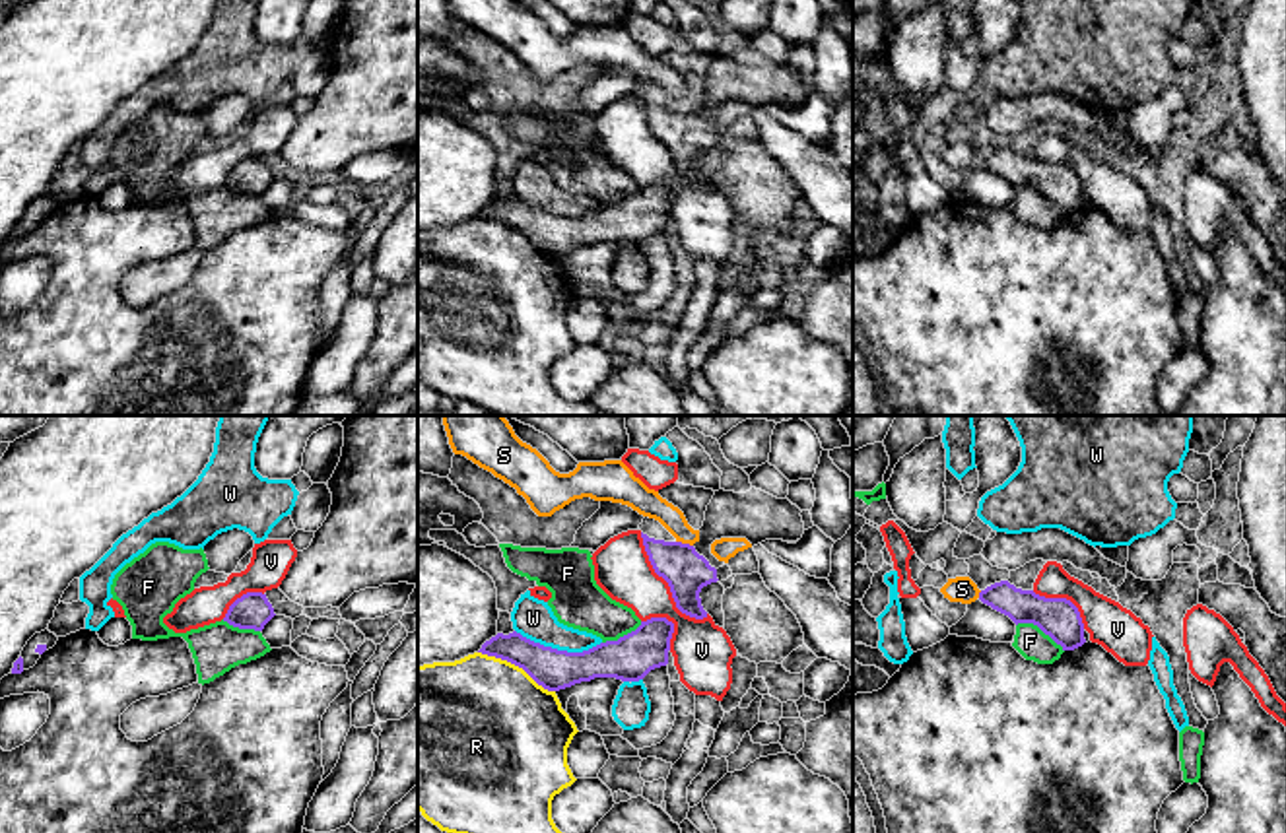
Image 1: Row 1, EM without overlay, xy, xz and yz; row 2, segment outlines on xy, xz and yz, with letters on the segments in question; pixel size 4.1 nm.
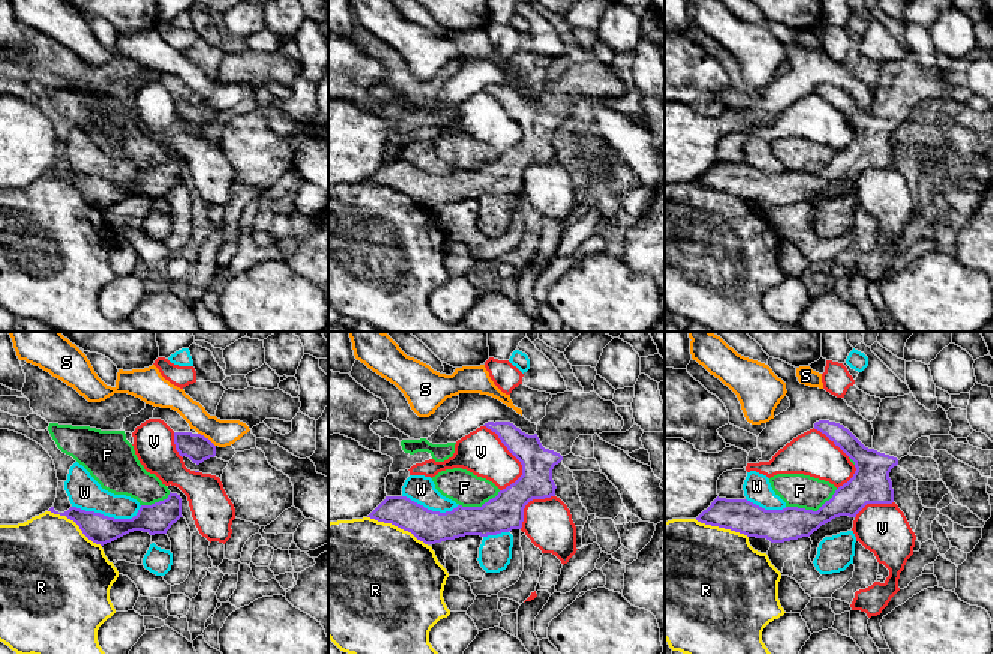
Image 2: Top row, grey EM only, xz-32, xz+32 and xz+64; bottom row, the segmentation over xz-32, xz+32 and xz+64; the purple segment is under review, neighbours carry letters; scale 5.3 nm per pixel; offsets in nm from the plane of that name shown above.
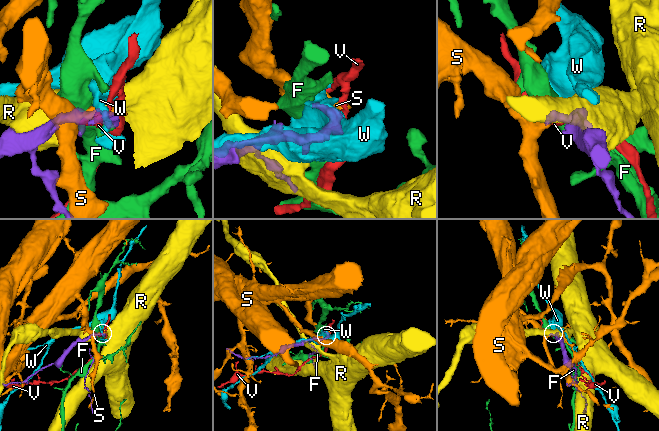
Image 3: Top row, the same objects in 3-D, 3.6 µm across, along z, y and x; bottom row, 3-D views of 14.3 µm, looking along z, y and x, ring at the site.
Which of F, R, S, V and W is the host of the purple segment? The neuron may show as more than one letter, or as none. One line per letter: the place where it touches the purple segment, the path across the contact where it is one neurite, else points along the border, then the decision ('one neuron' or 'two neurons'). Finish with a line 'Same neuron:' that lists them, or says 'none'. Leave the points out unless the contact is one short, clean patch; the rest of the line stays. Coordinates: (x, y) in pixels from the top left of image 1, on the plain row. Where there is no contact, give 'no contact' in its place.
F: yz (1042, 195) | two neurons
R: xz (517, 230) | two neurons
S: xz (684, 109) | two neurons
V: xz (669, 150) | two neurons
W: xz (556, 214) | two neurons
Same neuron: none

